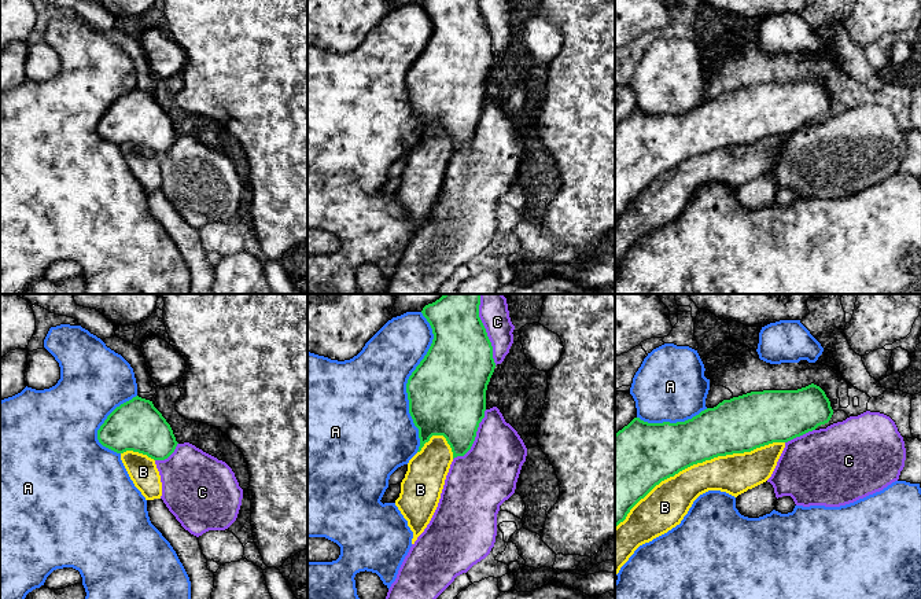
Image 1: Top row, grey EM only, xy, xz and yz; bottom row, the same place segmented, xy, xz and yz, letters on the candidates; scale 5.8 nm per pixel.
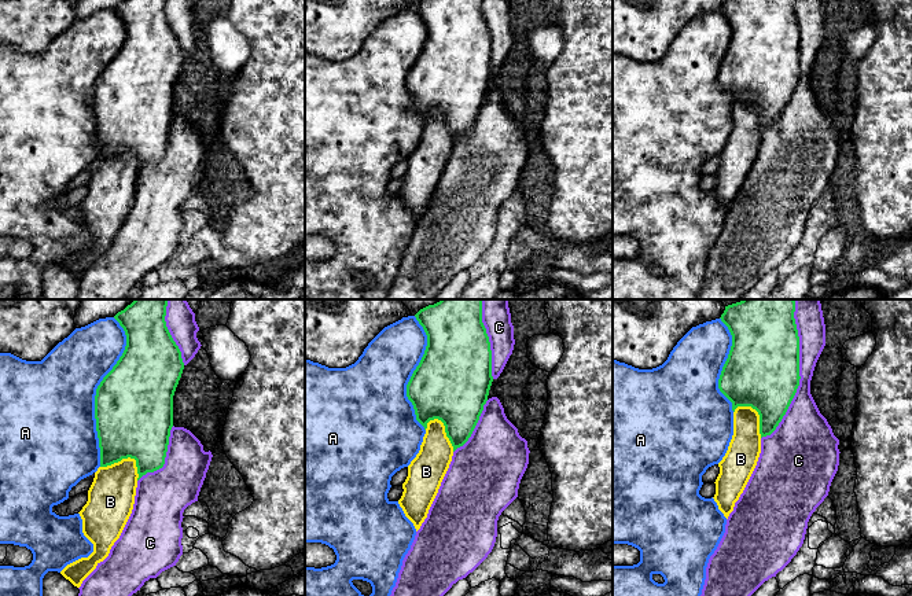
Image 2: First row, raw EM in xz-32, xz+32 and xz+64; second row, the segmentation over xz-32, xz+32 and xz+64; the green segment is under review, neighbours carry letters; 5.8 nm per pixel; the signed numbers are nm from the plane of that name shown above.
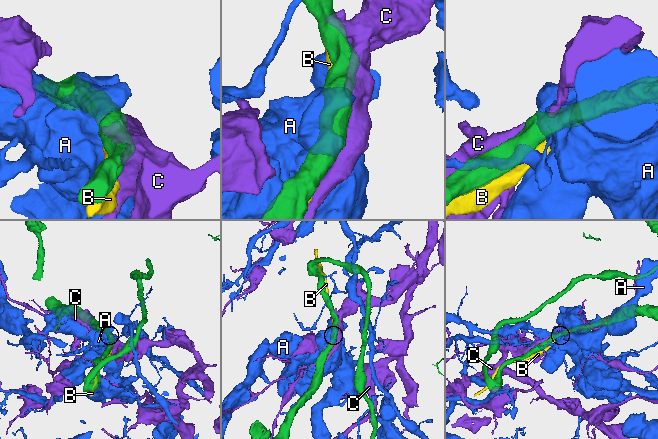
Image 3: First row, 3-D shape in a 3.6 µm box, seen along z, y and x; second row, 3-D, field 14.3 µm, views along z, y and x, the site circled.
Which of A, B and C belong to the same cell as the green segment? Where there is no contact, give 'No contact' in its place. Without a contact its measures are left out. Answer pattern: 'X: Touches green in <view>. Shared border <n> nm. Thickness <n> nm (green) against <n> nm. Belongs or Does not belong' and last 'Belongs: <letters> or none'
A: Touches green in xz. Shared border 800 nm. Thickness 460 nm (green) against 460 nm. Does not belong
B: Touches green in yz. Shared border 1100 nm. Thickness 340 nm (green) against 240 nm. Belongs
C: Touches green in xz. Shared border 360 nm. Thickness 400 nm (green) against 160 nm. Does not belong
Belongs: B

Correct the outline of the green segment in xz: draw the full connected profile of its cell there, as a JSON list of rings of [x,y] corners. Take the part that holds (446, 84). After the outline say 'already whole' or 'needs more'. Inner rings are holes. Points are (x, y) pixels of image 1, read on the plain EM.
[[[423,0],[432,21],[432,36],[406,76],[409,106],[419,121],[420,139],[409,152],[395,198],[413,224],[412,236],[430,216],[454,150],[472,139],[485,110],[486,82],[494,65],[493,38],[479,0]]]; needs more

